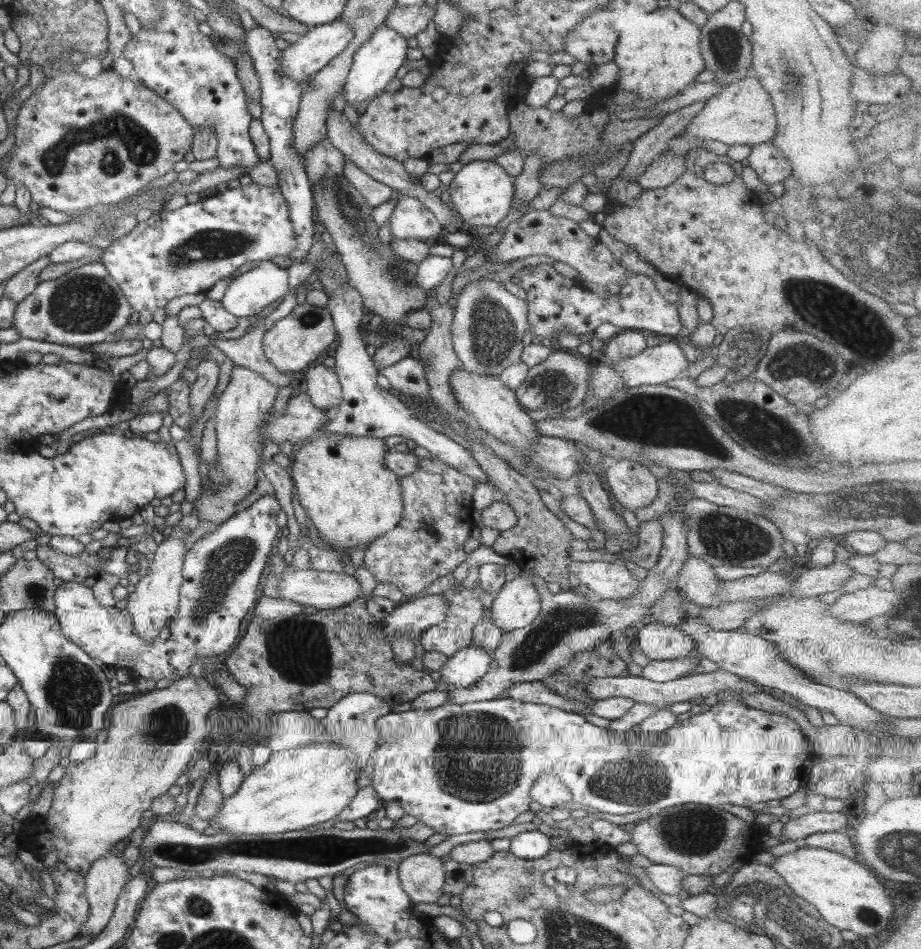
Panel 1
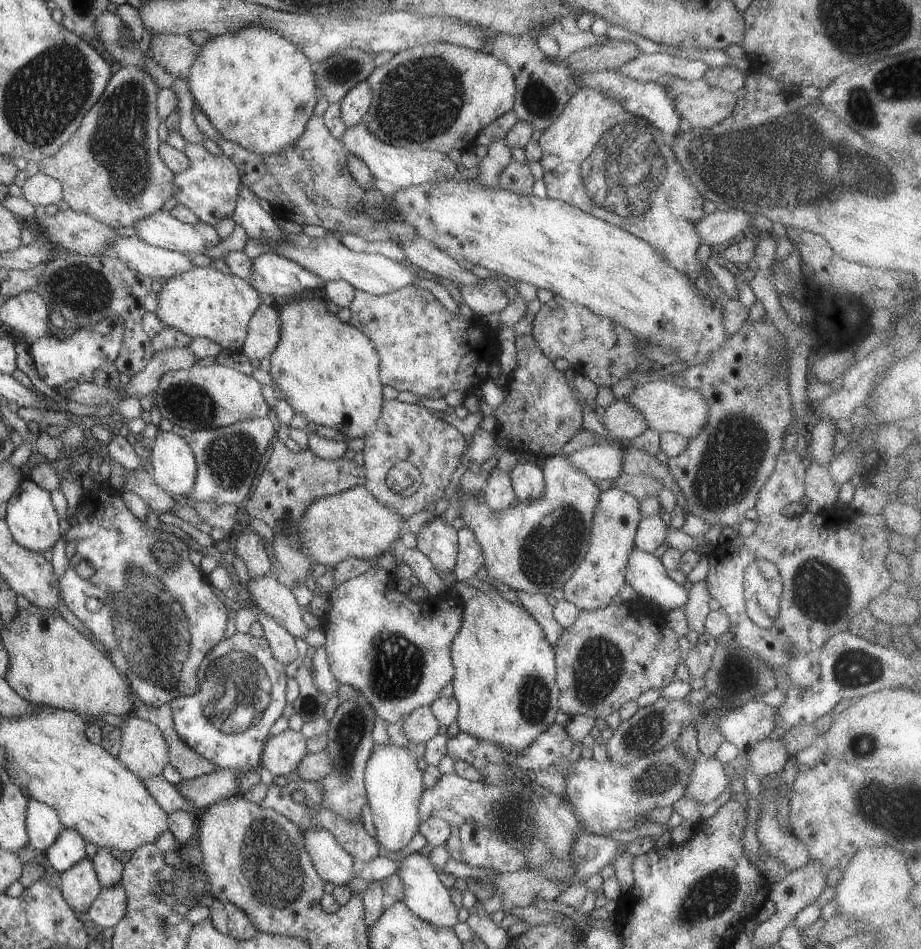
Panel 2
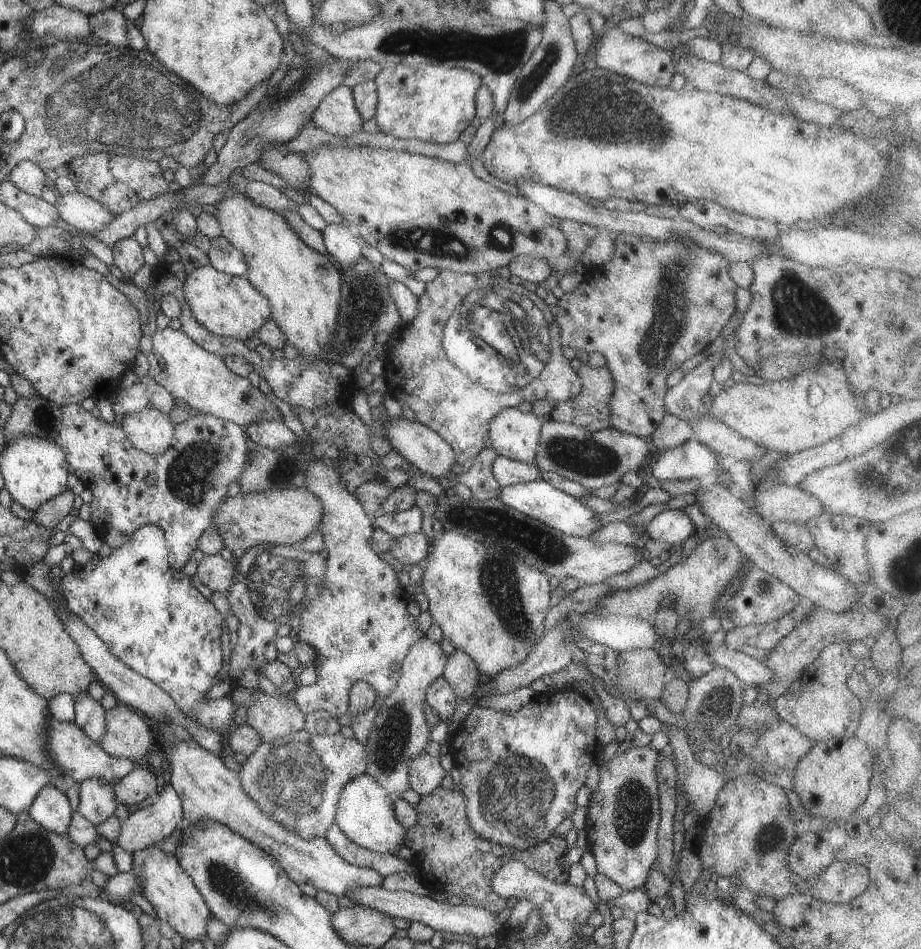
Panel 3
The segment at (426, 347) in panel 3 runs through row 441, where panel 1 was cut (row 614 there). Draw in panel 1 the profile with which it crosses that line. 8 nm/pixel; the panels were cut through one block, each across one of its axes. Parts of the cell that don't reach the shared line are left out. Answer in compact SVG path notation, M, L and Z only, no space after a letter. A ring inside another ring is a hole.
M459 587L456 592L447 596L447 608L447 614L440 625L427 628L421 633L419 644L425 653L438 653L449 659L455 652L471 644L473 628L483 617L483 605L475 597L473 588Z

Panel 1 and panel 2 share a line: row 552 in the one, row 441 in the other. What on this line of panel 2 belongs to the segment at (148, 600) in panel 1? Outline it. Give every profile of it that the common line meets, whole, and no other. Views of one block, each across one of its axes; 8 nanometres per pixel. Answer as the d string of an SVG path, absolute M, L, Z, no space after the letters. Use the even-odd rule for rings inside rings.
M171 431L156 434L147 466L155 484L171 496L186 496L196 477L195 455L183 437Z

